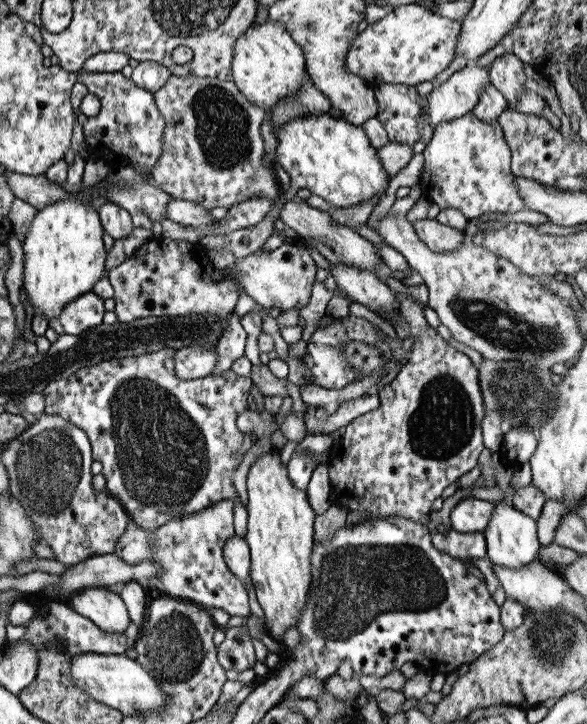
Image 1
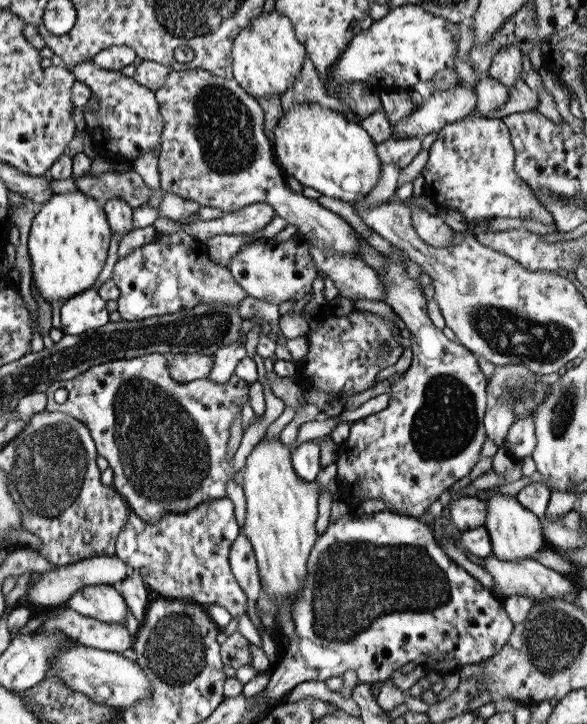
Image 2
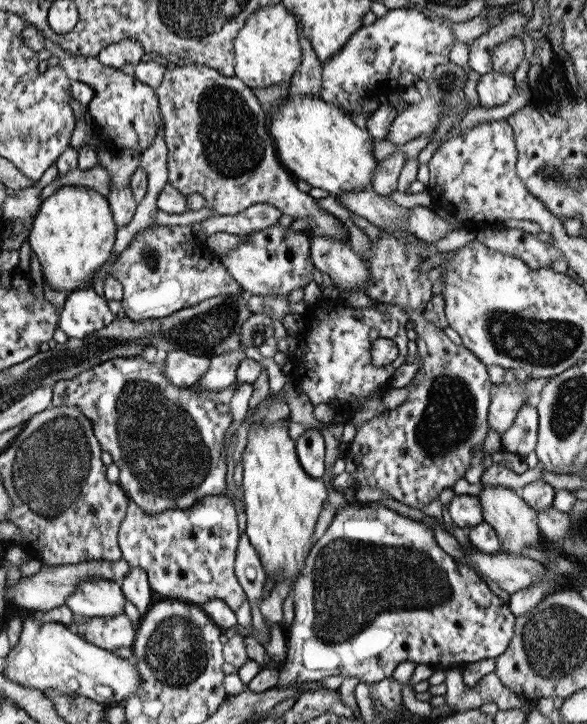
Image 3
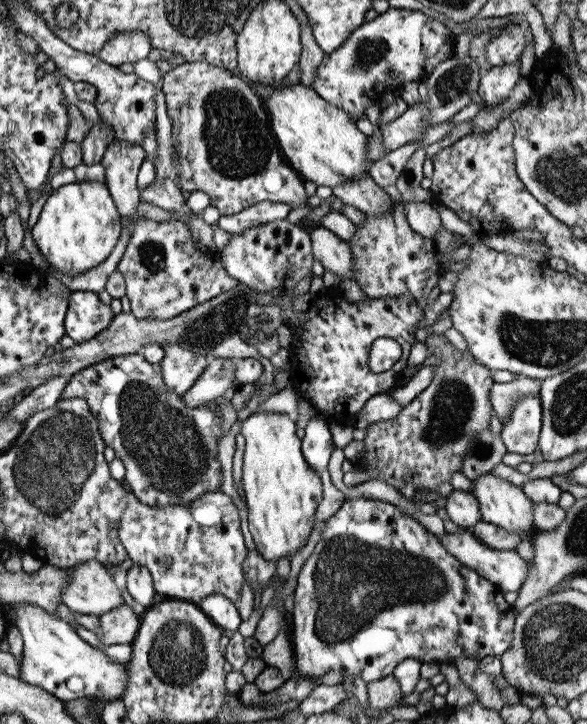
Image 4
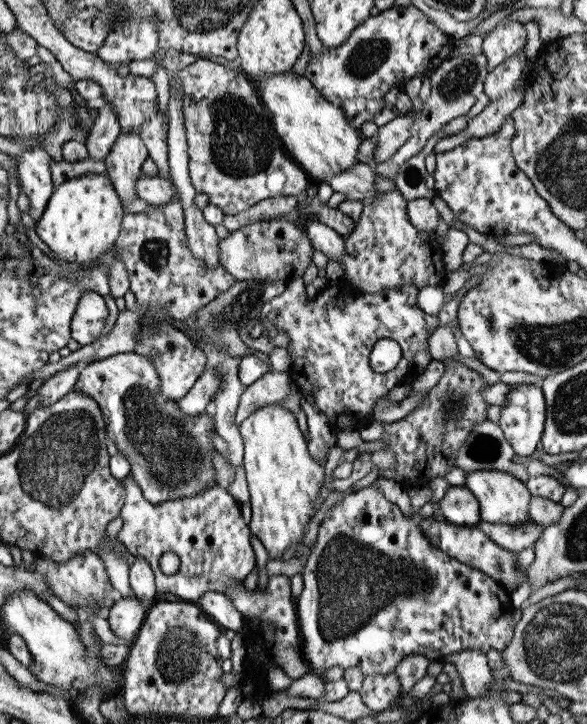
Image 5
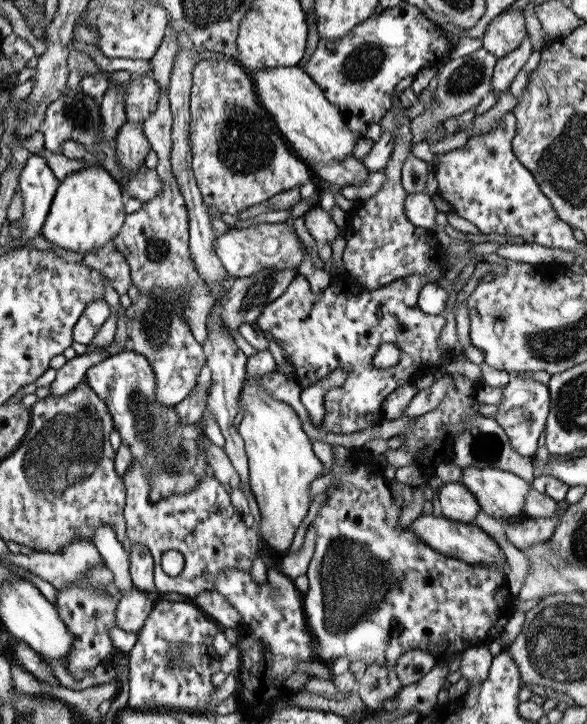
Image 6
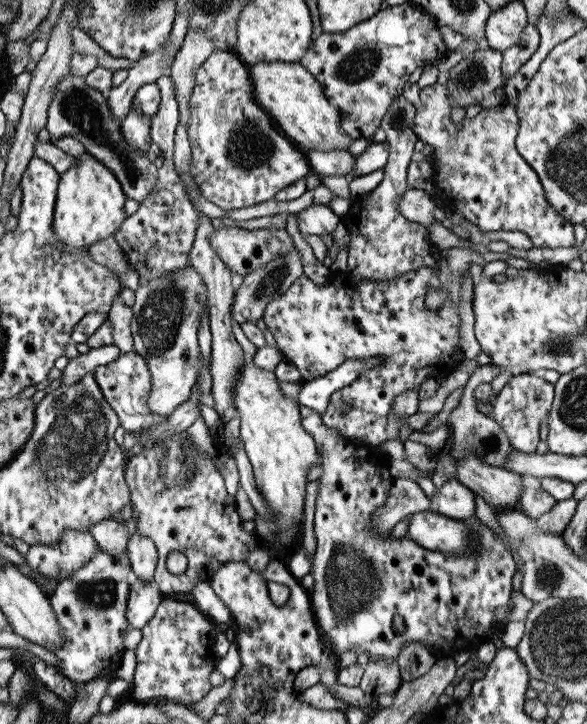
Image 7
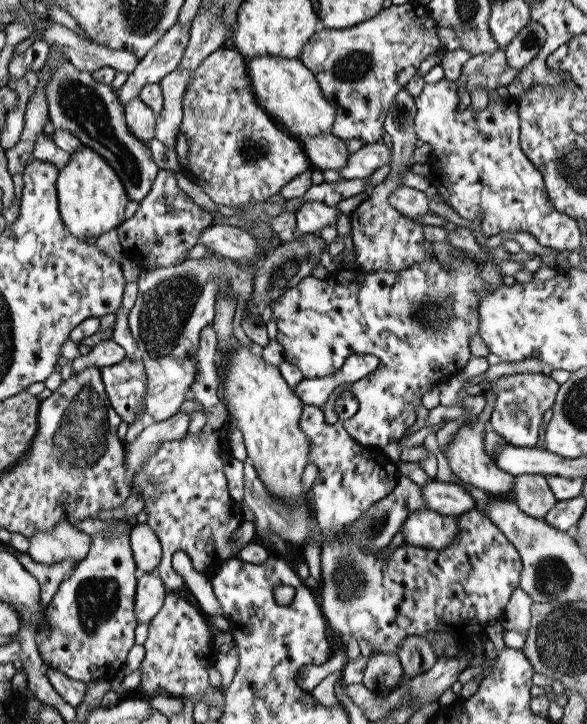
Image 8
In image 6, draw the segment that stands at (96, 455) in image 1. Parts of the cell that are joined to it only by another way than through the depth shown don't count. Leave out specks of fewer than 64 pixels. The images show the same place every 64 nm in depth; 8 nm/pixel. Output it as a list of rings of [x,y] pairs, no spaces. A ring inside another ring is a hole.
[[[133,350],[112,354],[87,368],[85,383],[107,405],[114,429],[123,437],[121,444],[130,448],[132,461],[143,465],[150,483],[149,499],[188,492],[211,471],[204,460],[203,426],[200,422],[179,425],[175,408],[163,408],[155,402],[155,376],[144,356]]]

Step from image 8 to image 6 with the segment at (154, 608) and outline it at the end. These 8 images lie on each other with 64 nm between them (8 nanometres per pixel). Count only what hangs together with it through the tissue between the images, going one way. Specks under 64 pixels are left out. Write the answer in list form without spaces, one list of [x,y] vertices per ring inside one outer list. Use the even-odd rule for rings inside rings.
[[[102,524],[93,532],[92,544],[106,566],[113,572],[113,581],[131,581],[129,574],[129,556],[115,537],[115,531],[109,524]],[[135,585],[127,588],[115,608],[115,626],[136,633],[149,616],[156,599],[151,599],[149,592],[135,588]]]

